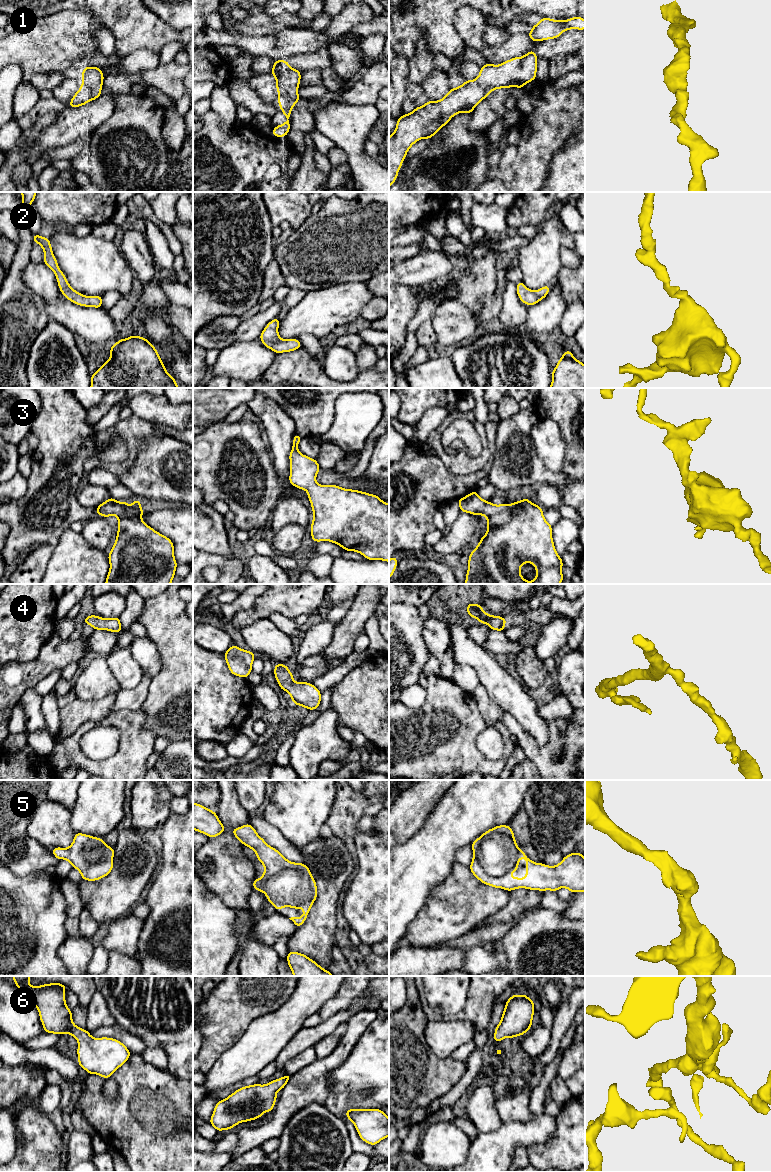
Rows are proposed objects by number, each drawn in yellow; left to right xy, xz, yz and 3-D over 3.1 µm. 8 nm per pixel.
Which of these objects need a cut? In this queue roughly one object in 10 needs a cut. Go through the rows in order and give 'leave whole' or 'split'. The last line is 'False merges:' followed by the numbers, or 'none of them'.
1: leave whole
2: leave whole
3: leave whole
4: leave whole
5: leave whole
6: leave whole
False merges: none of them

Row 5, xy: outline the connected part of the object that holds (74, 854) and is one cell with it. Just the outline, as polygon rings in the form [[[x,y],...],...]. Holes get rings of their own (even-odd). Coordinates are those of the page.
[[[75,833],[68,848],[51,849],[58,859],[66,859],[81,873],[82,880],[97,881],[106,877],[113,869],[114,848],[105,844],[102,838]]]

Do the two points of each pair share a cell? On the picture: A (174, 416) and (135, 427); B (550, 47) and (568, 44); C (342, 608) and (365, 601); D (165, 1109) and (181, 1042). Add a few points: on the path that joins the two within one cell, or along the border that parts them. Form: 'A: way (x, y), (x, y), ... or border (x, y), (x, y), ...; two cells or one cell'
A: border (133, 414), (151, 421), (160, 427); two cells
B: way (554, 47), (564, 45); one cell
C: border (355, 597), (348, 612), (337, 622); two cells
D: border (166, 1069), (182, 1079); two cells

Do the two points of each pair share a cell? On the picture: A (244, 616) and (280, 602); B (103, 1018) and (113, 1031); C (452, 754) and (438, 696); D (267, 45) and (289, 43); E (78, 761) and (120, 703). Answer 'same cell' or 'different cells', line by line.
A: same cell
B: different cells
C: same cell
D: same cell
E: different cells

